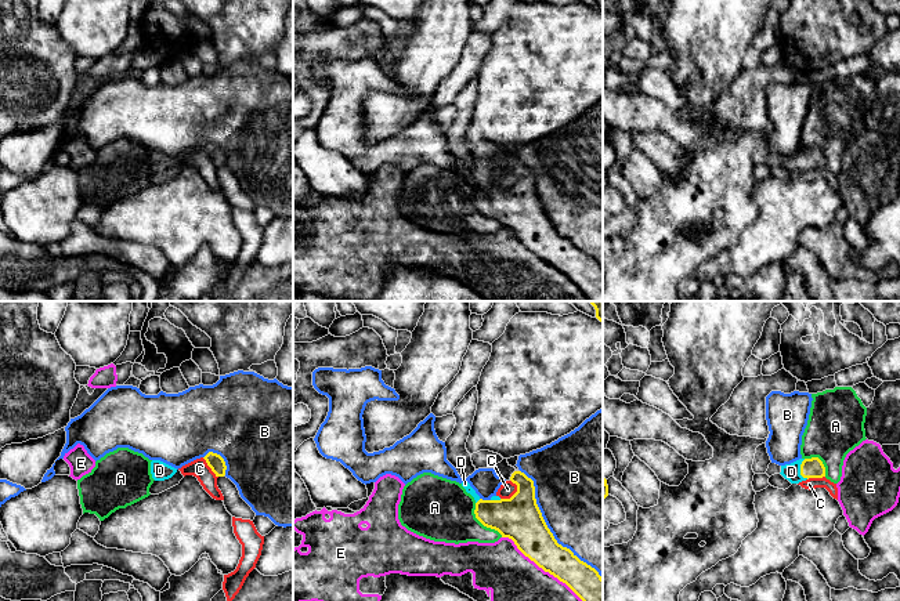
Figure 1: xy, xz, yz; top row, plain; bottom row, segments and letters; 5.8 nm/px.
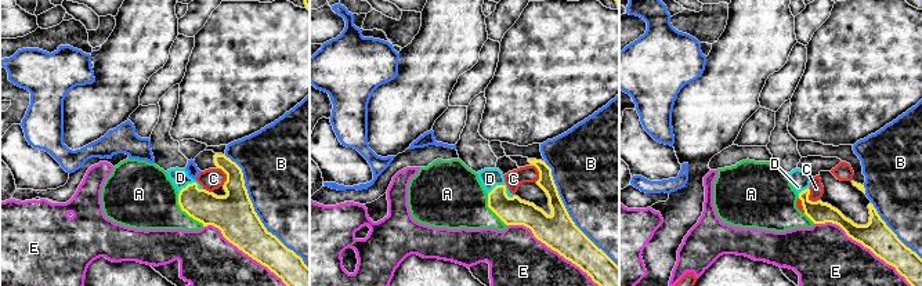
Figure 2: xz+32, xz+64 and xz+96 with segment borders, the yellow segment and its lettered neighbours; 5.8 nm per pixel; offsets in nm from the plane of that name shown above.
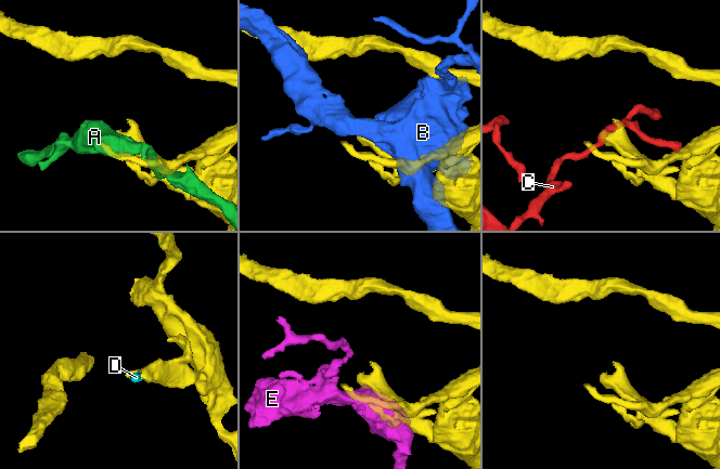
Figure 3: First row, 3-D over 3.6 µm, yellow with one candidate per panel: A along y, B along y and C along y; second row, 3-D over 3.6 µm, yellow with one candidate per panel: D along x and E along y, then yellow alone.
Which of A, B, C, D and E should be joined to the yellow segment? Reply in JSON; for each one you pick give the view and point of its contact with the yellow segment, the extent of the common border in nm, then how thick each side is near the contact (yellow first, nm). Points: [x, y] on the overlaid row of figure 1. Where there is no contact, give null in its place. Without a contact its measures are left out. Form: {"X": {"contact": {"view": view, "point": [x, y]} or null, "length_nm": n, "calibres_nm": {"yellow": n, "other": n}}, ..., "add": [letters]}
{"D": {"contact": {"view": "yz", "point": [801, 470]}, "length_nm": 120, "calibres_nm": {"yellow": 120, "other": 100}}, "add": ["D"]}

